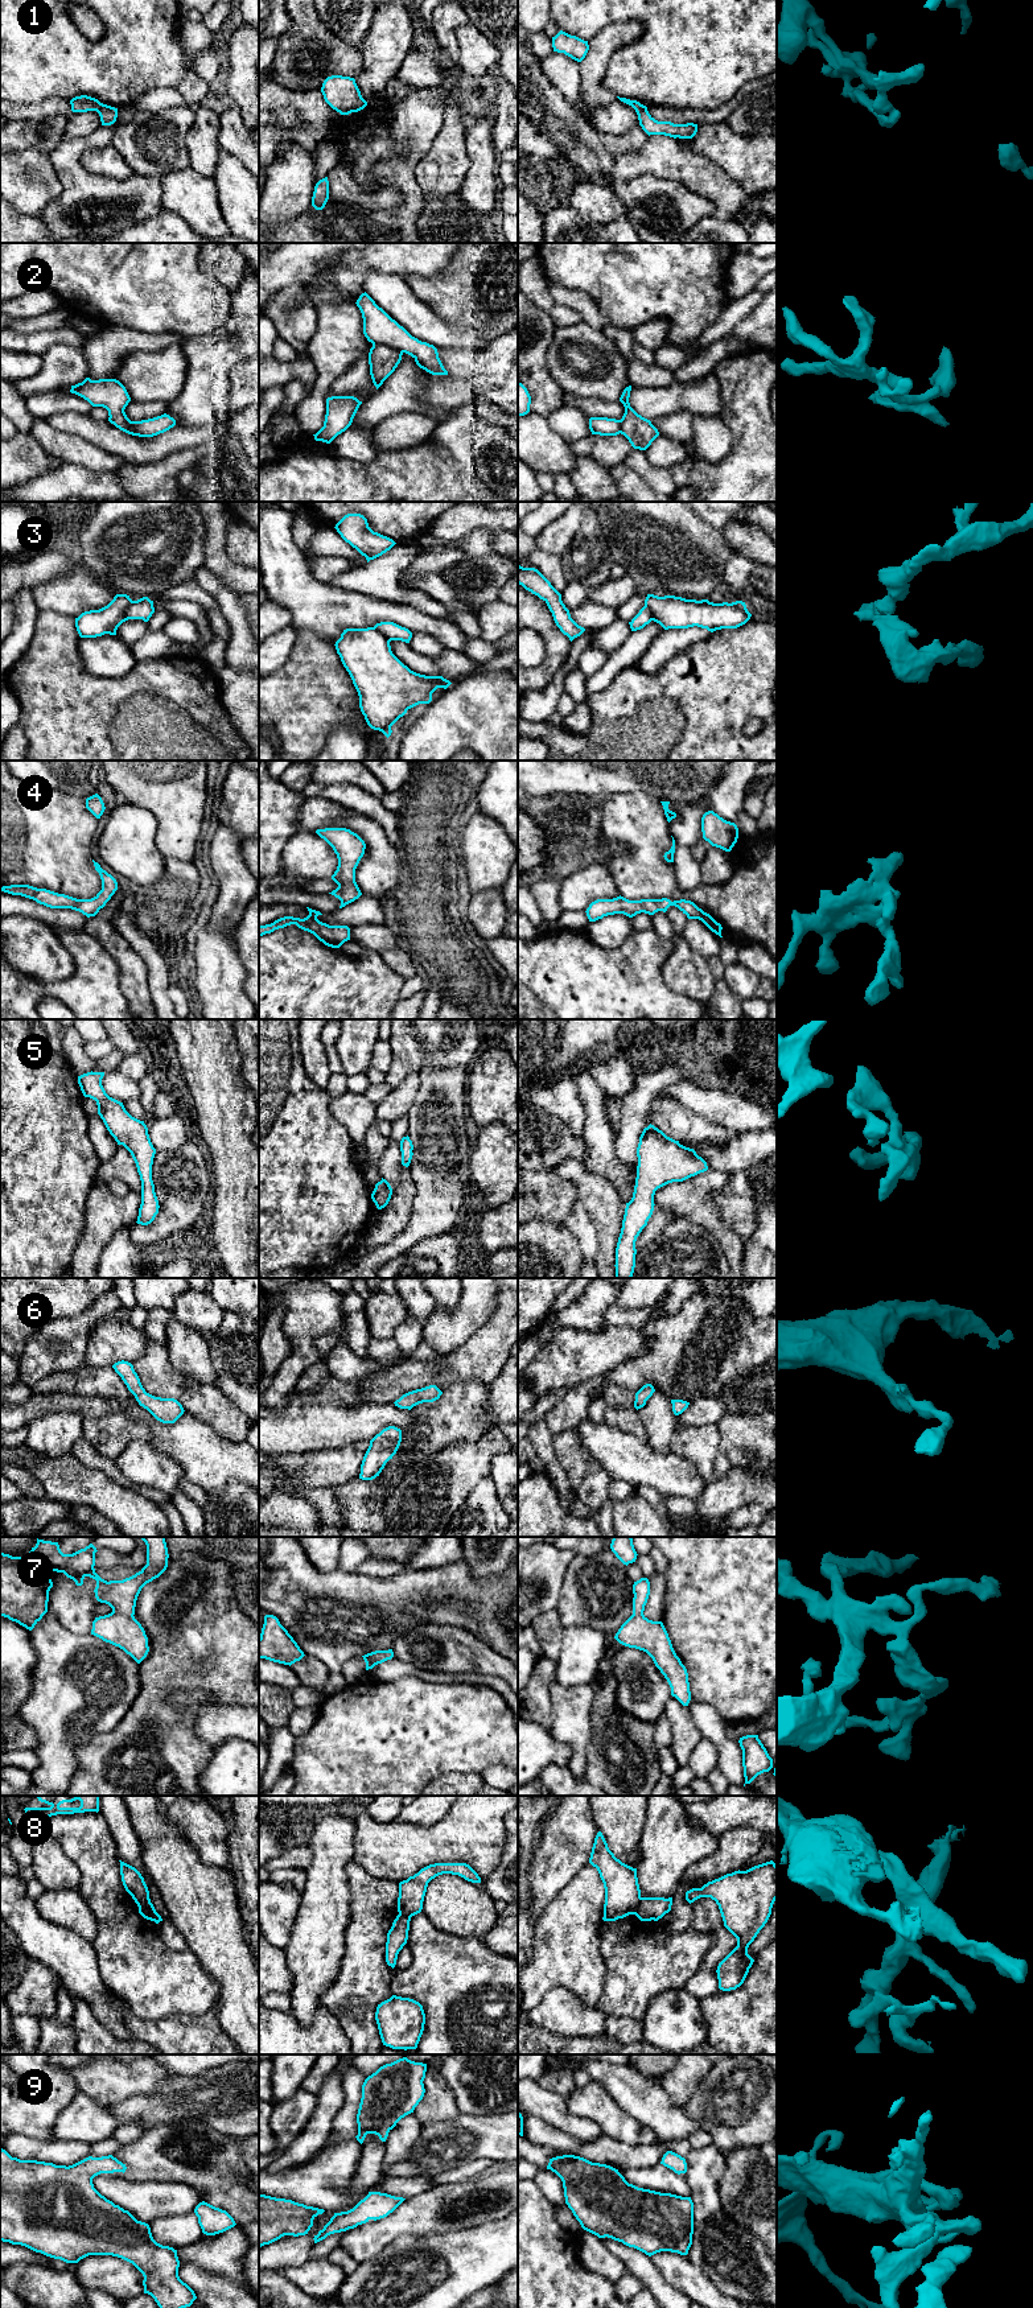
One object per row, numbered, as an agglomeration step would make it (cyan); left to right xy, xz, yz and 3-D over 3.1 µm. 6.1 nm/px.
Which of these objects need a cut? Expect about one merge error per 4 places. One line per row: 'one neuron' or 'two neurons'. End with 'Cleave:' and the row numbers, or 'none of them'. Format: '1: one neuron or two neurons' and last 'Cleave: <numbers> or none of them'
1: one neuron
2: one neuron
3: two neurons
4: one neuron
5: one neuron
6: one neuron
7: one neuron
8: two neurons
9: one neuron
Cleave: 3, 8

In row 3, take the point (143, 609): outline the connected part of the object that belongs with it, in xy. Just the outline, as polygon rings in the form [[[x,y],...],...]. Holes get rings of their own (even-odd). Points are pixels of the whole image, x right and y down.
[[[143,597],[129,603],[129,606],[125,609],[123,622],[128,619],[143,619],[144,622],[148,622],[153,613],[153,601],[151,601],[148,597]]]

